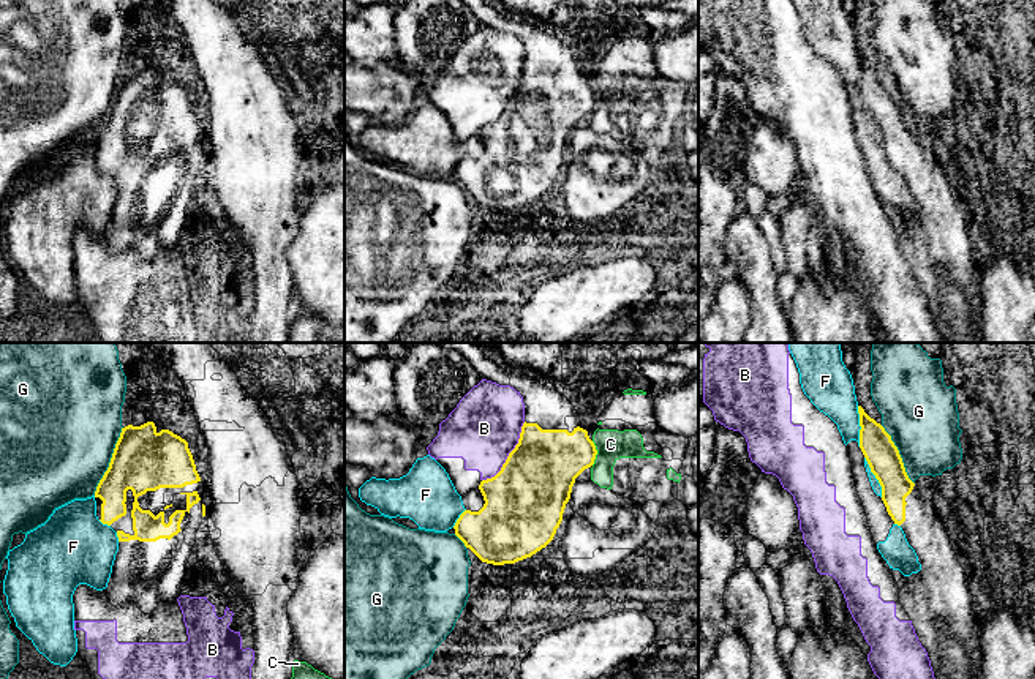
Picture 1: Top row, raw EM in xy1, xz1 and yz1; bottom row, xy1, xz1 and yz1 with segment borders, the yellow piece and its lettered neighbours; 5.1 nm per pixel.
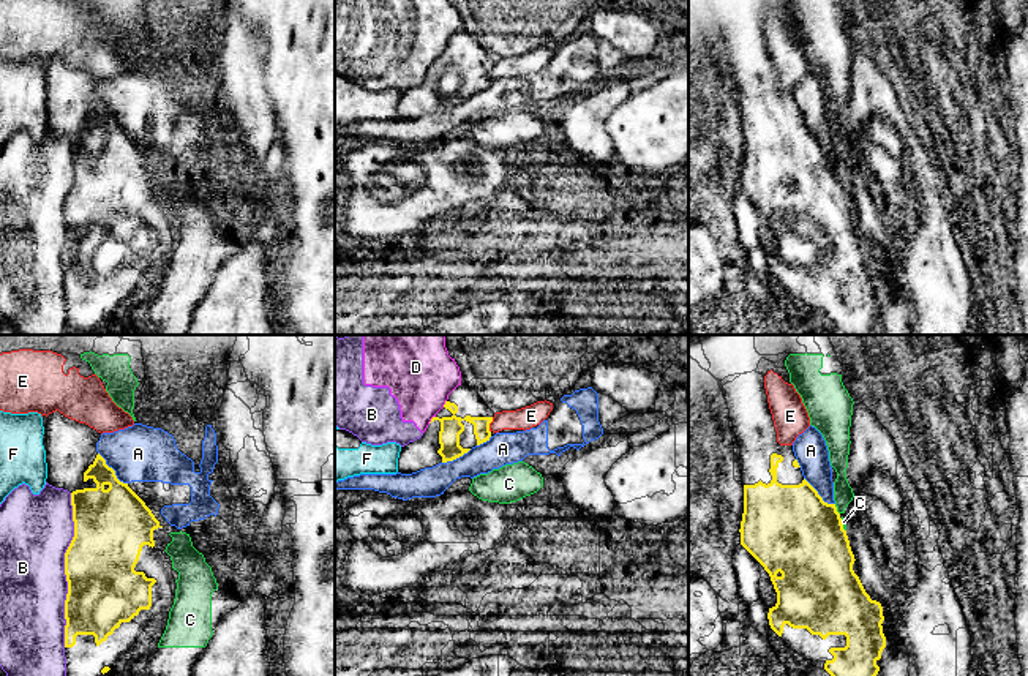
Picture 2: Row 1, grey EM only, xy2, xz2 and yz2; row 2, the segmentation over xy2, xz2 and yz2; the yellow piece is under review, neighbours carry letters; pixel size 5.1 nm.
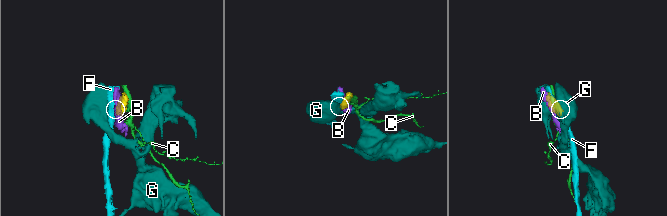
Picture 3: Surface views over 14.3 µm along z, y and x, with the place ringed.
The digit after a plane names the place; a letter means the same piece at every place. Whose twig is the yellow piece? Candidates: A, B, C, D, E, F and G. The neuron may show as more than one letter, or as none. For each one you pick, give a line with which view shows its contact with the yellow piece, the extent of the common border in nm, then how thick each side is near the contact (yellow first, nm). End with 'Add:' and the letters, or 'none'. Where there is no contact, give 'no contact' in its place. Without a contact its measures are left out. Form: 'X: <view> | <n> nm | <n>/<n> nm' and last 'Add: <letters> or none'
Add: none

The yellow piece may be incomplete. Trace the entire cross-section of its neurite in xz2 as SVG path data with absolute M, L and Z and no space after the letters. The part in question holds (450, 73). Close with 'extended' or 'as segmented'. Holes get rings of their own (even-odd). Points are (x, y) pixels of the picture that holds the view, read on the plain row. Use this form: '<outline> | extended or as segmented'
M458 32L423 82L401 93L398 118L412 120L463 103L490 87L493 63L494 58L474 35Z | extended

